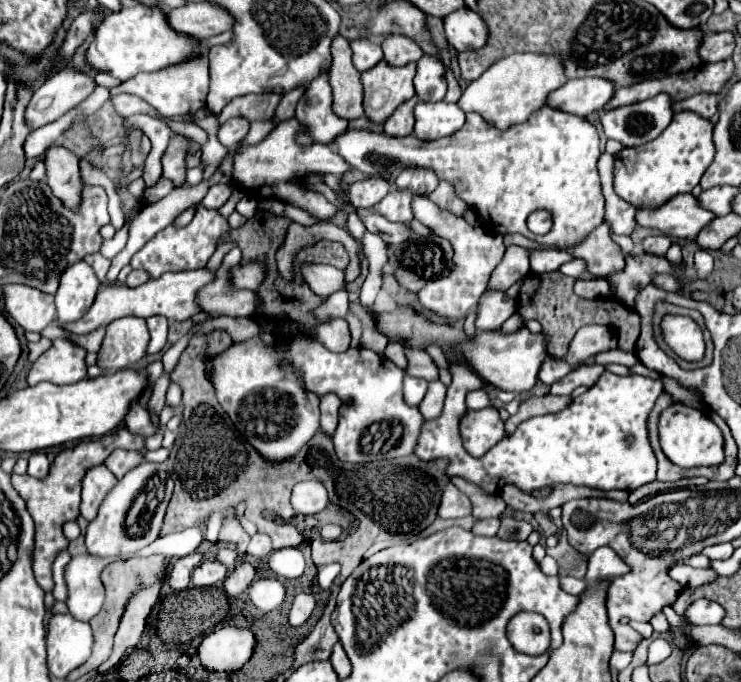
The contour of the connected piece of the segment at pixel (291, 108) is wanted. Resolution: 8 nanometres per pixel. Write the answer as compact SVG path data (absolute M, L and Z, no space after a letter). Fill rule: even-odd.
M299 86L299 88L293 88L291 92L287 92L287 94L283 96L279 108L275 110L277 122L283 122L283 120L287 120L287 118L291 118L291 116L295 114L295 104L297 104L297 100L303 96L303 92L305 92L305 88Z

